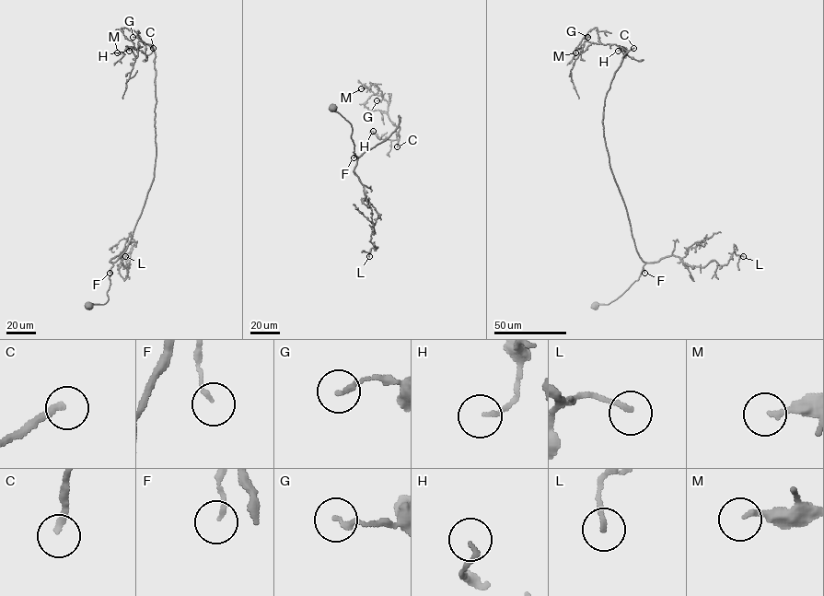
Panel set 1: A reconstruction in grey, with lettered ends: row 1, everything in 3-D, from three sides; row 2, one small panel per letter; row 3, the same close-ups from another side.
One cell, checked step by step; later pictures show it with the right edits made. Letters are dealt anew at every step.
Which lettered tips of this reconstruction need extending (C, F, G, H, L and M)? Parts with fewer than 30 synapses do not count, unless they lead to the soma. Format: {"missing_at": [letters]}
{"missing_at": ["C"]}

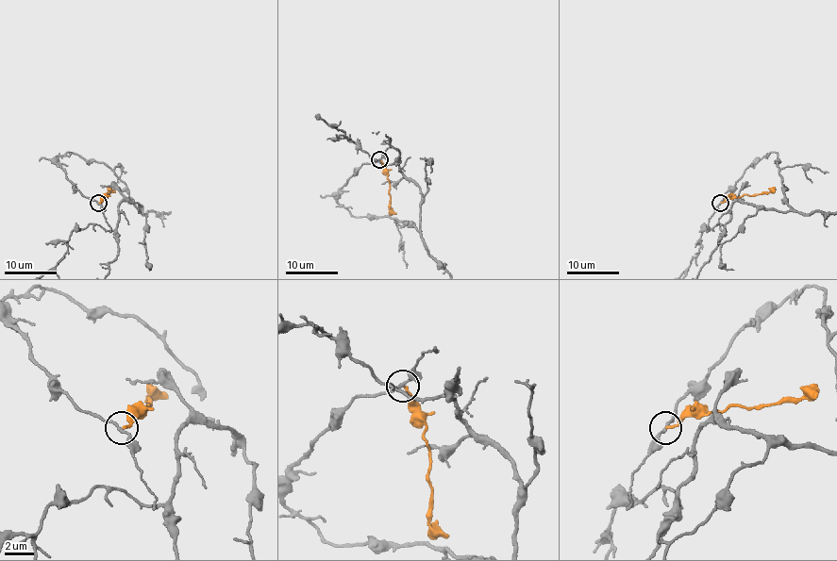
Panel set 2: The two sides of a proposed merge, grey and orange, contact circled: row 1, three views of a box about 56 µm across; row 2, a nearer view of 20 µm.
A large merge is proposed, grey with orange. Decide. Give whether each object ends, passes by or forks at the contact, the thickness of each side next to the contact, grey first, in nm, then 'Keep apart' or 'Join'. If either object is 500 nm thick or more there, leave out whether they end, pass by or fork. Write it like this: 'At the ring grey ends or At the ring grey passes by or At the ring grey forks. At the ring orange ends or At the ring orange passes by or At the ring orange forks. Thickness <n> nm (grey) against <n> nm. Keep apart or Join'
At the ring grey passes by. At the ring orange ends. Thickness 190 nm (grey) against 190 nm. Keep apart

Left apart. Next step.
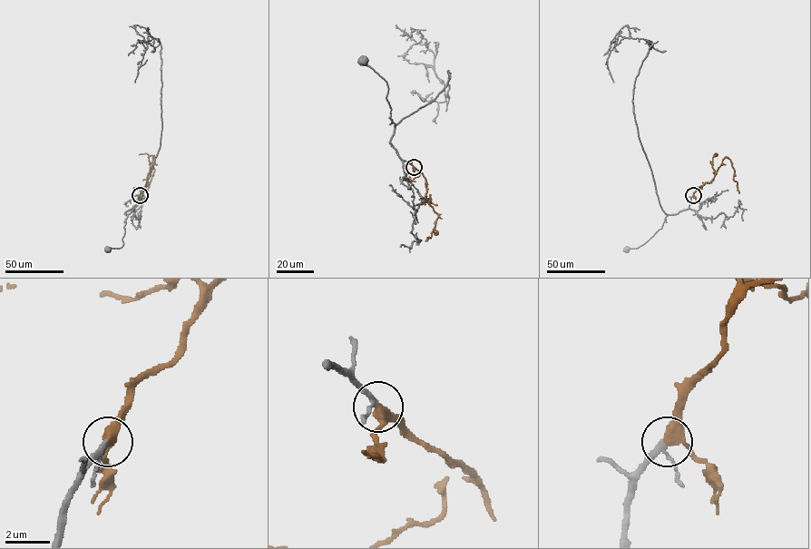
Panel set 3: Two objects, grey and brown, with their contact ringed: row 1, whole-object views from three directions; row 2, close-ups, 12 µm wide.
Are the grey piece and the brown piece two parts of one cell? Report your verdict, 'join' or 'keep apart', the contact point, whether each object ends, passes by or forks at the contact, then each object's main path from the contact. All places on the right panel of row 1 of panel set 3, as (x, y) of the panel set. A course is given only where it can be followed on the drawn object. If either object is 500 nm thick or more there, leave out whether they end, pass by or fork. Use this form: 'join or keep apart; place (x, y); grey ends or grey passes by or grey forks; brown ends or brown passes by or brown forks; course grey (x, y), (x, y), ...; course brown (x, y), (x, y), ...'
join; place (693, 195); grey passes by; brown passes by; course grey (693, 195), (688, 208), (668, 215), (661, 228), (638, 248), (625, 249); course brown (693, 195), (697, 187), (710, 181), (725, 157), (730, 161), (738, 193)

